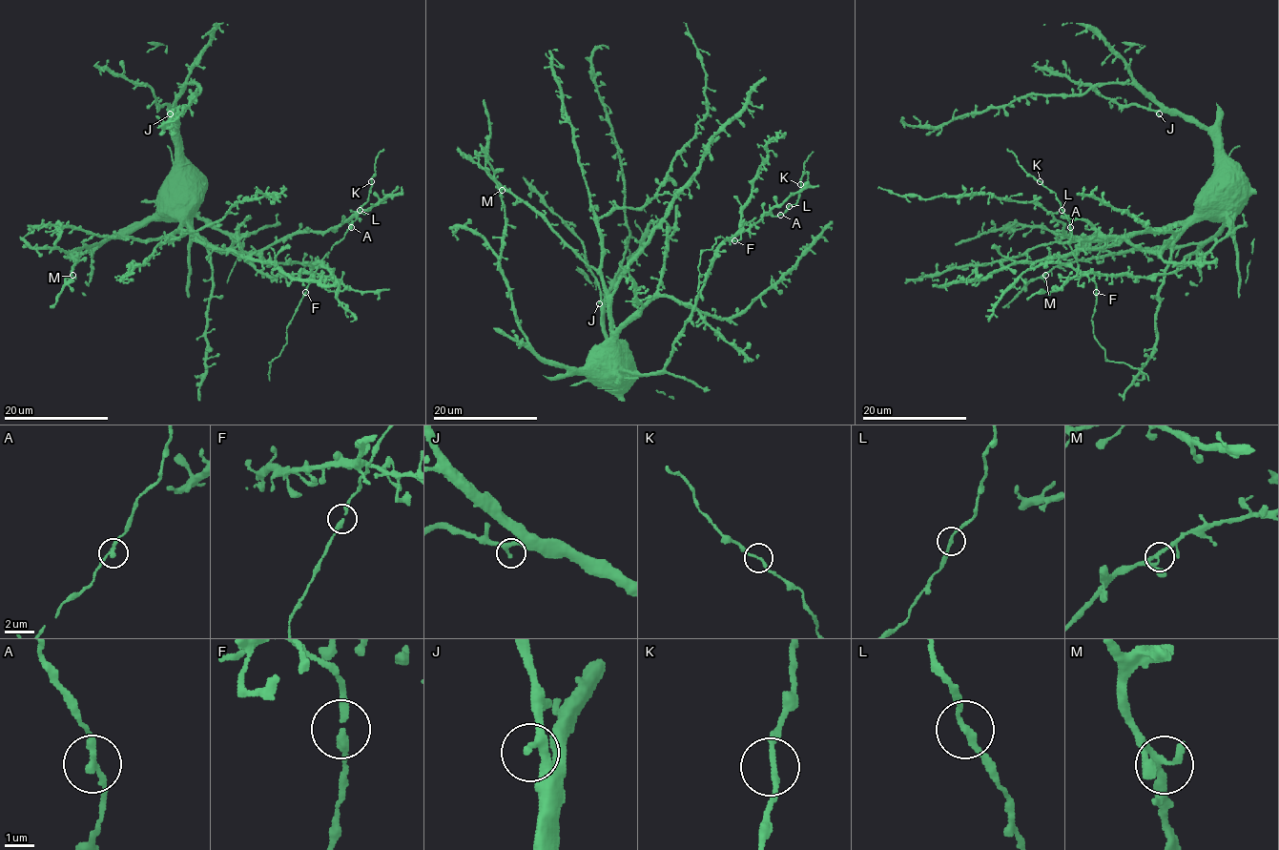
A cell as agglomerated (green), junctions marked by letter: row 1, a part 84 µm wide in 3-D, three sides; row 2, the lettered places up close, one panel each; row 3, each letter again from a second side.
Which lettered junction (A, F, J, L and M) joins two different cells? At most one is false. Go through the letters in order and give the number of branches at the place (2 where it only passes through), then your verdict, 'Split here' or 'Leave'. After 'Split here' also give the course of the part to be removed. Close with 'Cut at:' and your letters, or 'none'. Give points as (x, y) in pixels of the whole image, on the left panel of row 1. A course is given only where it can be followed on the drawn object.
A: Branches: 2. Leave
F: Branches: 2. Leave
J: Branches: 2. Leave
L: Branches: 2. Leave
M: Branches: 2. Leave
Cut at: none

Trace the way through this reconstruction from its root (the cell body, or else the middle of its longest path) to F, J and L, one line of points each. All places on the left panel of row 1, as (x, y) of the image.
F: (173, 196), (173, 188), (181, 188), (183, 213), (206, 217), (231, 234), (259, 273), (312, 273), (305, 292)
J: (173, 196), (173, 188), (167, 185), (167, 181), (175, 160), (176, 123), (174, 113), (170, 114)
L: (173, 196), (173, 188), (181, 188), (183, 213), (231, 234), (243, 256), (270, 277), (313, 273), (359, 210)

